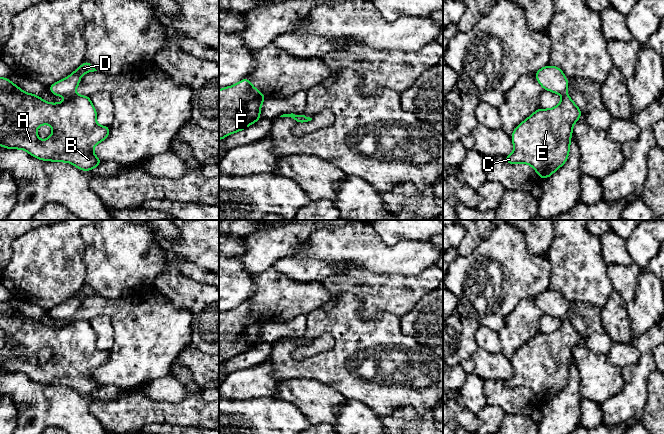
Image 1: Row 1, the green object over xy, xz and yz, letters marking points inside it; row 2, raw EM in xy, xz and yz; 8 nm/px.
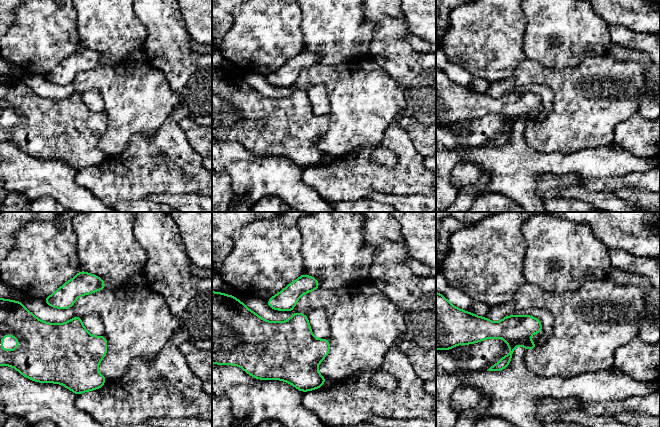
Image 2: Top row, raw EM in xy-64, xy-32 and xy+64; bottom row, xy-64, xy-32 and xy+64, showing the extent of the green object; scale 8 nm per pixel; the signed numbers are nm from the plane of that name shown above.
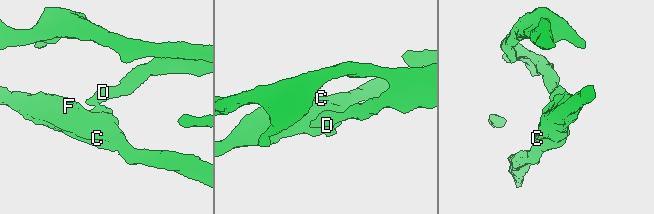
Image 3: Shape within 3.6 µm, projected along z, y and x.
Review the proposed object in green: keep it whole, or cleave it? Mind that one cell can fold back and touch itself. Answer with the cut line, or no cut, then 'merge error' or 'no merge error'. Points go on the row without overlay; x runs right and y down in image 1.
xy (73, 317), (68, 321) | merge error

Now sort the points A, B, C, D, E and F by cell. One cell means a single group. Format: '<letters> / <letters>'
A B C E F / D

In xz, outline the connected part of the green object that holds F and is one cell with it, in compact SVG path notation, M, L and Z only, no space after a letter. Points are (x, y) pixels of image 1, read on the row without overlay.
M246 301L219 314L219 364L260 344L263 317Z

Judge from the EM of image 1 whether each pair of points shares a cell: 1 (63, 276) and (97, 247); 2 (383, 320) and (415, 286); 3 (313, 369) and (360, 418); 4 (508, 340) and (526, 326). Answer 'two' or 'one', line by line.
1: two
2: two
3: two
4: one

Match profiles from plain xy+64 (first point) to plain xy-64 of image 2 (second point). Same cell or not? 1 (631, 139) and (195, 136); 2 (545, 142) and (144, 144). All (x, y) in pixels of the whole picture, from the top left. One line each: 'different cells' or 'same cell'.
1: same cell
2: different cells

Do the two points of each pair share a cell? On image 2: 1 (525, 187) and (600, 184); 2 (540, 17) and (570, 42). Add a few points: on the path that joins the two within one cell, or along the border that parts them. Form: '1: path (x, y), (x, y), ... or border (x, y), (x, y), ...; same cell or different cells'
1: border (562, 174), (579, 174), (585, 179), (608, 177); different cells
2: path (547, 19), (563, 35); same cell

